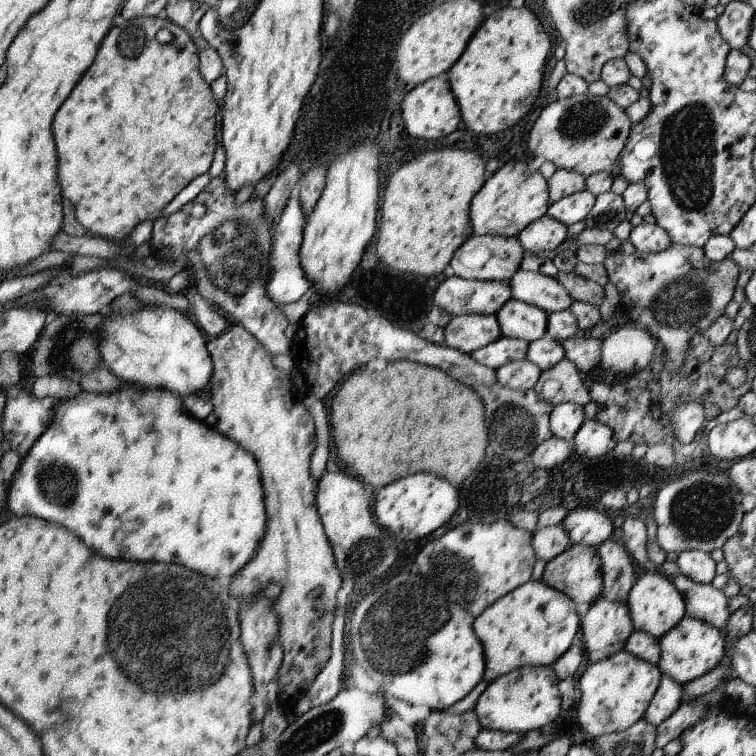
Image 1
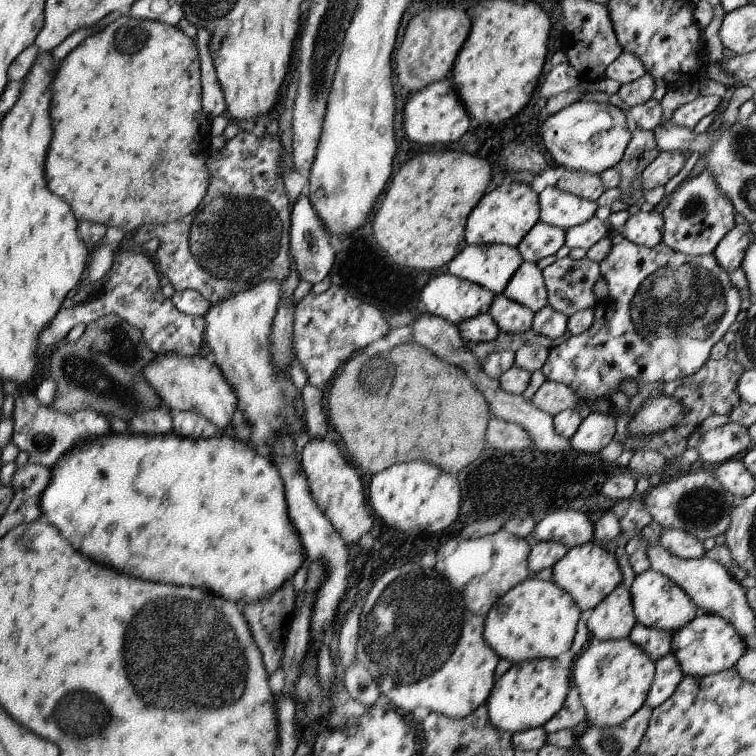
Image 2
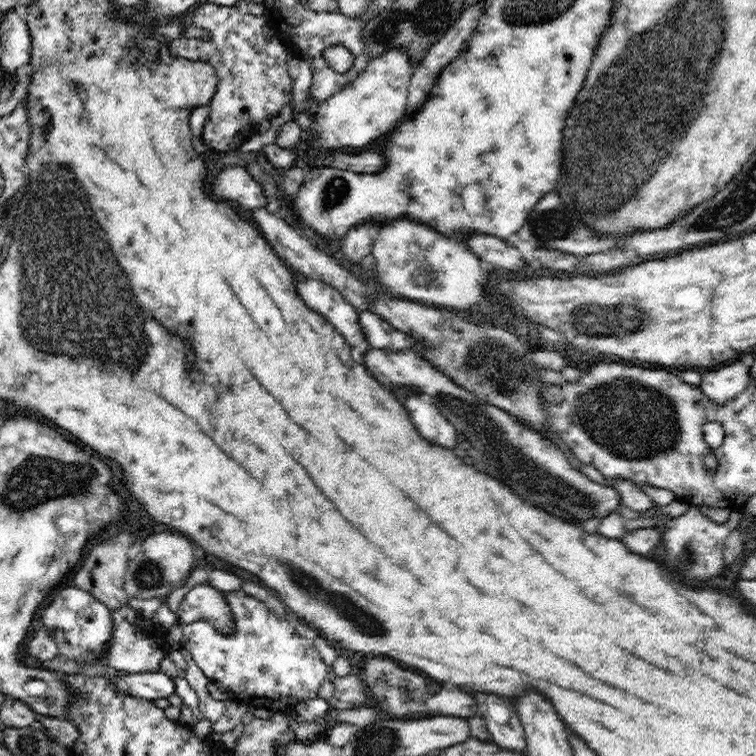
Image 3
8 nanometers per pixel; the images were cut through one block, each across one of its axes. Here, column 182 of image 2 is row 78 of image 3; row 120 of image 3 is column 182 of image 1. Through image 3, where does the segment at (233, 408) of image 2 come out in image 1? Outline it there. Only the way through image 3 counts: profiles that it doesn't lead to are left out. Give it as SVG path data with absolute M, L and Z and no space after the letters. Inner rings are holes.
M150 305L132 314L107 313L102 330L102 364L124 384L138 384L146 390L170 390L185 399L204 390L208 380L213 380L215 367L200 330L174 308Z

